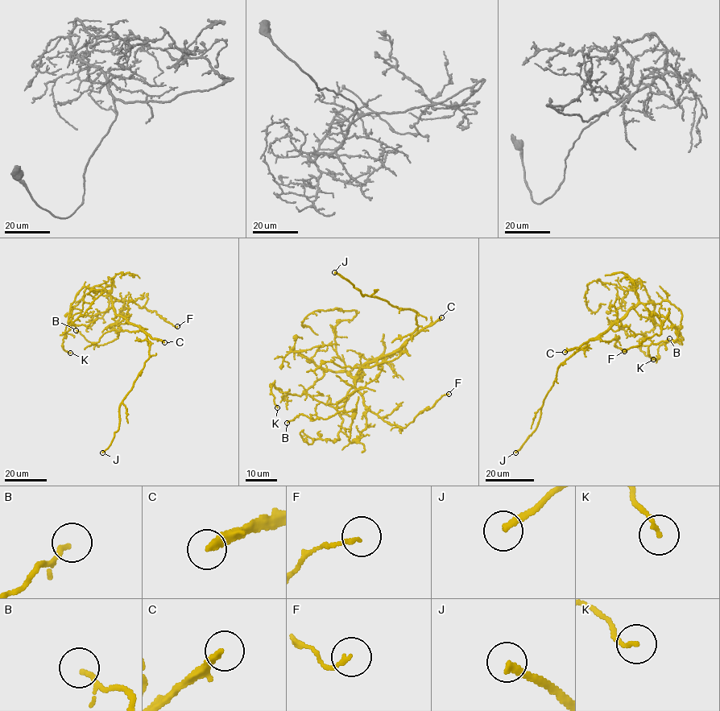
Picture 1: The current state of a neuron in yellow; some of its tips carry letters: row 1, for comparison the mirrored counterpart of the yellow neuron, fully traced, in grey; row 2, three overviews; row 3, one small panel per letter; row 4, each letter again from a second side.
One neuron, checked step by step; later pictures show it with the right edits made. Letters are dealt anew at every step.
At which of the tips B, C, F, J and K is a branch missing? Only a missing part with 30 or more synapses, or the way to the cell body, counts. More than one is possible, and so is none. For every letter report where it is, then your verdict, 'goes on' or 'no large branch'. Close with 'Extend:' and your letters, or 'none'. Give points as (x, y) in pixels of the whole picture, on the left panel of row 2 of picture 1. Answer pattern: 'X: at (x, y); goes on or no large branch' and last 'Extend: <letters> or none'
B: at (76, 330); no large branch
C: at (164, 342); goes on
F: at (177, 326); no large branch
J: at (102, 452); goes on
K: at (70, 353); no large branch
Extend: C, J

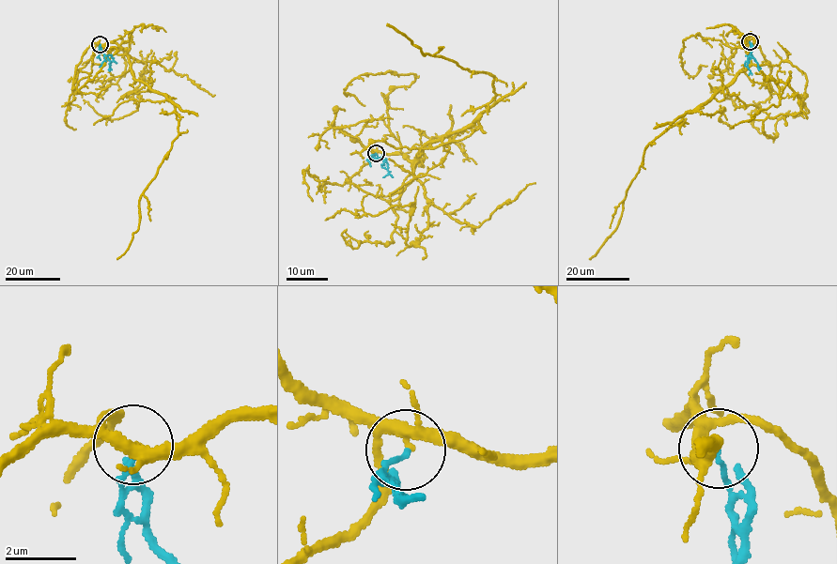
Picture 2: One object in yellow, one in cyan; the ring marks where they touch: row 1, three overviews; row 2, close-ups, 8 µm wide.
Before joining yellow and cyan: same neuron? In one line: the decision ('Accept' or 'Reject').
Reject

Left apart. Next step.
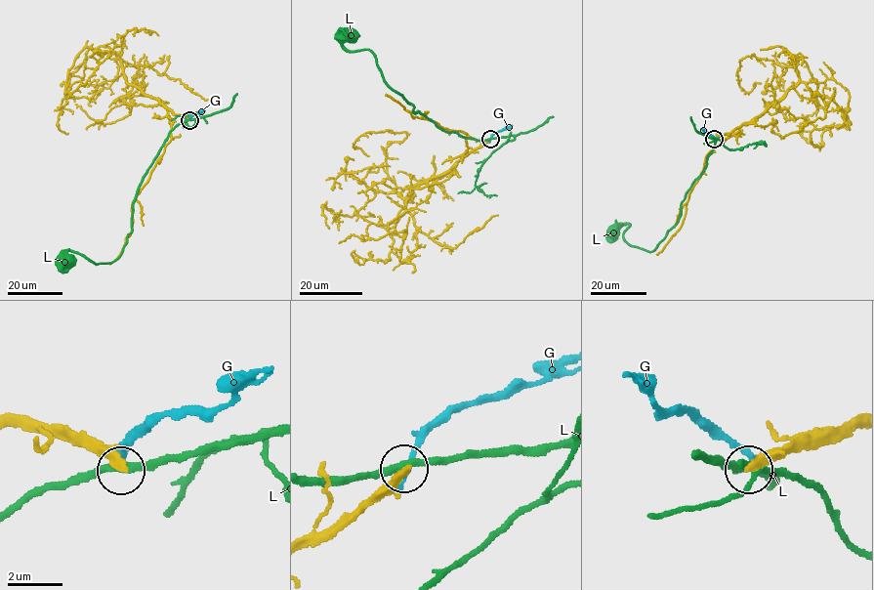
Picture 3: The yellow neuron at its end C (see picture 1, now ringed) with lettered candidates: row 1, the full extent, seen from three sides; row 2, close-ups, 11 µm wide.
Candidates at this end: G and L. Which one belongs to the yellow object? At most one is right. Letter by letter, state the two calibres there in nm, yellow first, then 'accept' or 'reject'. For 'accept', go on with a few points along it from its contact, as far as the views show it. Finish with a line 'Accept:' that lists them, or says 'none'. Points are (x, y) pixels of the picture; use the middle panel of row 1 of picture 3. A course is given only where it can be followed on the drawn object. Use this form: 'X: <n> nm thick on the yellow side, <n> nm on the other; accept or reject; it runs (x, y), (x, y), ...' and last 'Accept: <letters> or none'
G: 440 nm thick on the yellow side, 240 nm on the other; reject
L: 360 nm thick on the yellow side, 280 nm on the other; reject
Accept: none

